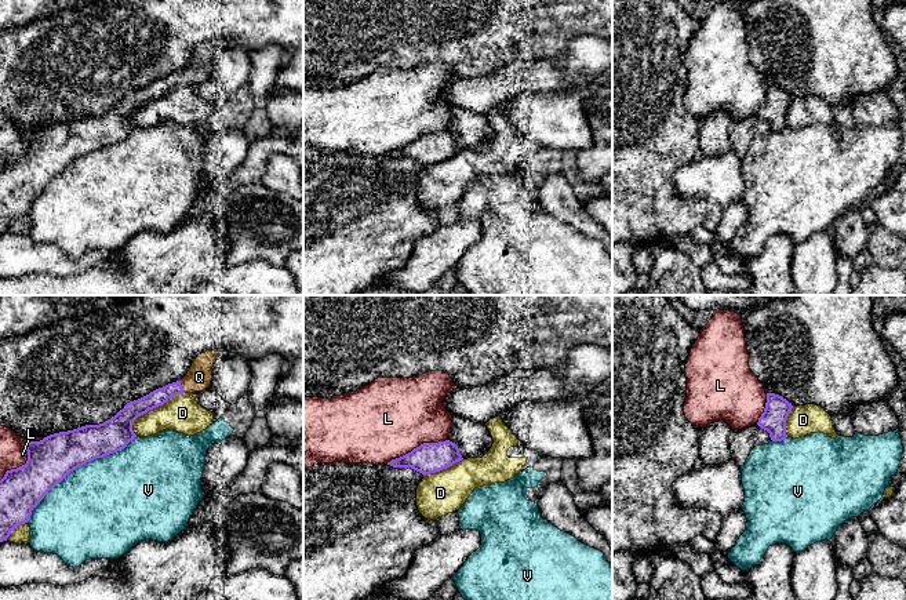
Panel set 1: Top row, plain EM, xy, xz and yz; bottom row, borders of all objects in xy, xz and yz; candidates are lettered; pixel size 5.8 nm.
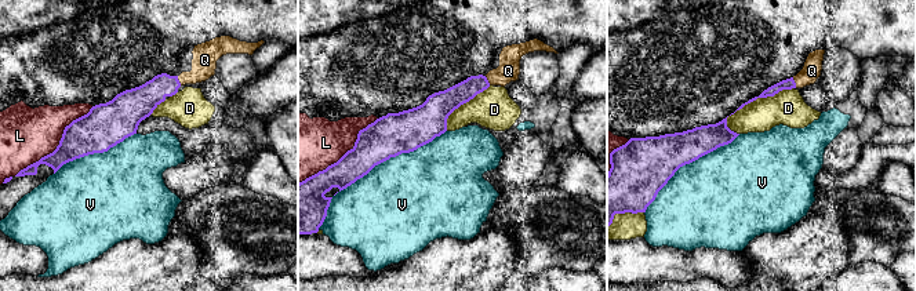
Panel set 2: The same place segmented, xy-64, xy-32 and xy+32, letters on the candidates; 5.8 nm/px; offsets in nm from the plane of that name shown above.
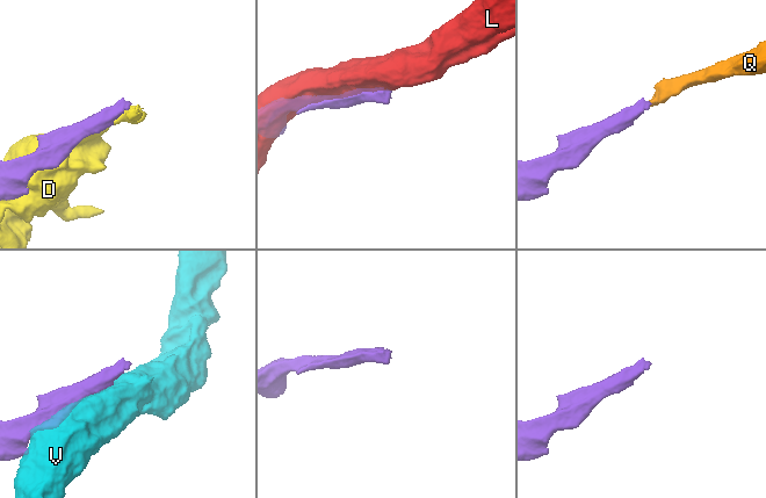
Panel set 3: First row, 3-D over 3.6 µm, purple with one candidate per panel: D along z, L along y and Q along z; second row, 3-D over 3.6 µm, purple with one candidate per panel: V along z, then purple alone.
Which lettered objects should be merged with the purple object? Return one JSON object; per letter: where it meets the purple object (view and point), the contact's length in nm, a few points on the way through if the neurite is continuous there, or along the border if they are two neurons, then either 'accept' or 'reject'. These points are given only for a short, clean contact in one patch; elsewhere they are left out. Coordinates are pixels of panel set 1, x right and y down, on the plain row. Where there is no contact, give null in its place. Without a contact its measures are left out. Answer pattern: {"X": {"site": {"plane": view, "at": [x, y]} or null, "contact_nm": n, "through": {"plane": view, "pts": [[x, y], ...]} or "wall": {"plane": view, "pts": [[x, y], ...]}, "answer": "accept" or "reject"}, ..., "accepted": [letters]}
{"D": {"site": {"plane": "xy", "at": [153, 98]}, "contact_nm": 380, "answer": "reject"}, "L": {"site": {"plane": "xy", "at": [28, 149]}, "contact_nm": 360, "answer": "reject"}, "Q": {"site": {"plane": "xy", "at": [181, 77]}, "contact_nm": 80, "through": {"plane": "xy", "pts": [[157, 88], [181, 77], [199, 68]]}, "answer": "accept"}, "V": {"site": {"plane": "xy", "at": [77, 157]}, "contact_nm": 800, "answer": "reject"}, "accepted": ["Q"]}

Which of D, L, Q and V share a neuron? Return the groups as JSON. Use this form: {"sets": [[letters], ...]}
{"sets": [["D"], ["L"], ["Q"], ["V"]]}

